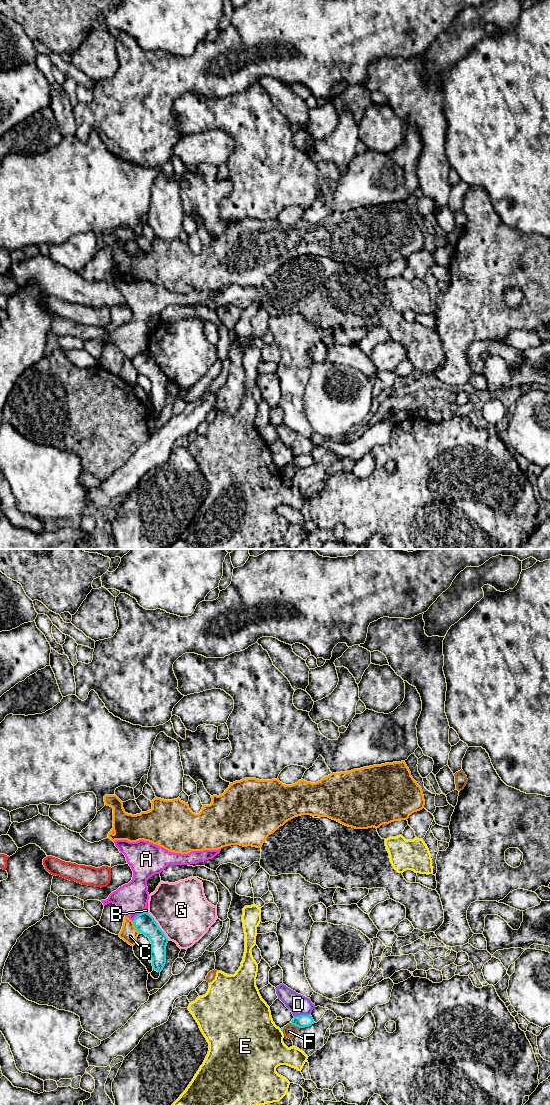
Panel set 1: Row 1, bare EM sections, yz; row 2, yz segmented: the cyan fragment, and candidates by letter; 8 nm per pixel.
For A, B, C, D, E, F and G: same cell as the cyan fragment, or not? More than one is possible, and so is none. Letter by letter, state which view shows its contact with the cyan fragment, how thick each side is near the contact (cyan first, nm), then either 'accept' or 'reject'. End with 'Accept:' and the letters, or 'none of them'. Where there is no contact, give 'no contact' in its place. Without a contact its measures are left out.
A: contact in yz; calibres 160 and 260 nm; reject
B: contact in yz; calibres 160 and 30 nm; reject
C: contact in yz; calibres 160 and 140 nm; reject
D: contact in yz; calibres 110 and 160 nm; reject
E: contact in yz; calibres 20 and 460 nm; reject
F: contact in yz; calibres 110 and 110 nm; reject
G: contact in yz; calibres 160 and 440 nm; reject
Accept: none of them

